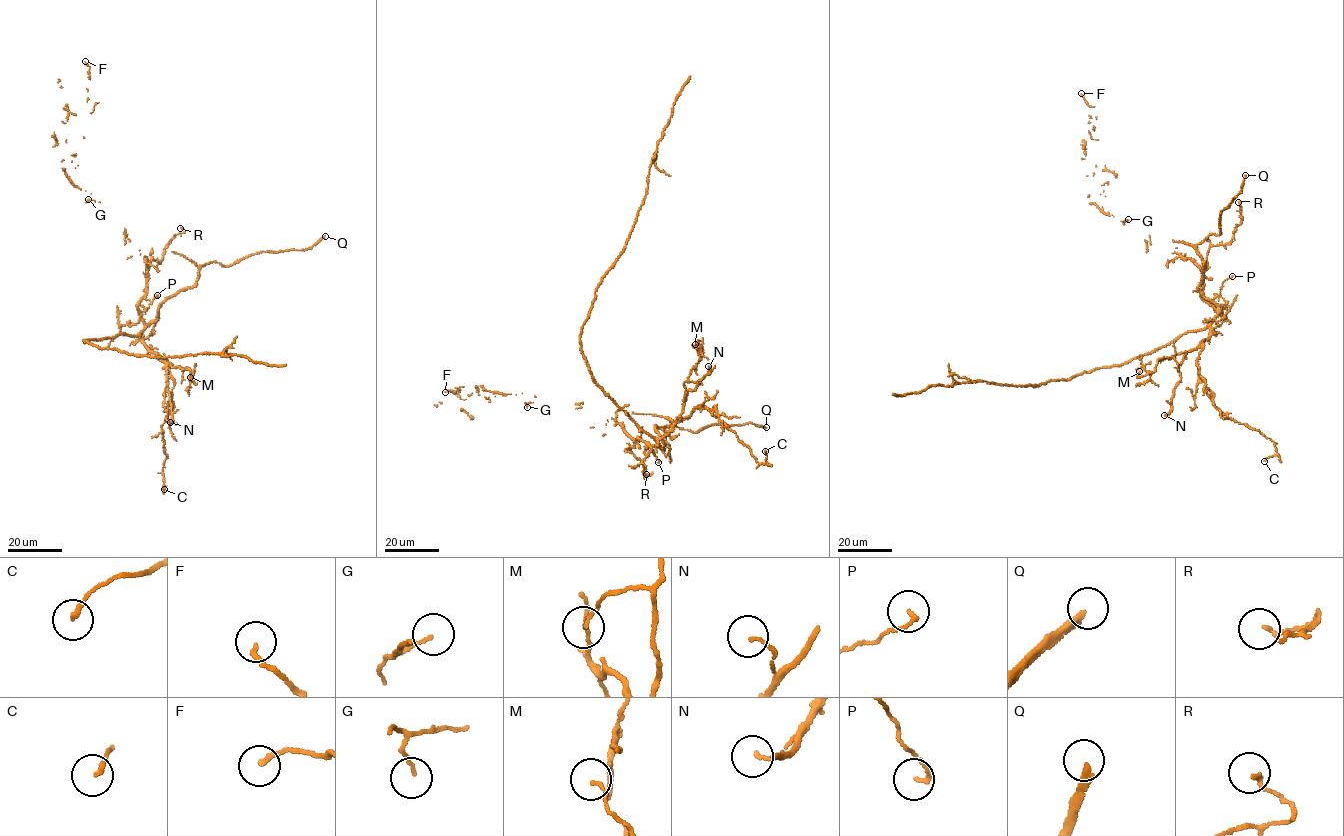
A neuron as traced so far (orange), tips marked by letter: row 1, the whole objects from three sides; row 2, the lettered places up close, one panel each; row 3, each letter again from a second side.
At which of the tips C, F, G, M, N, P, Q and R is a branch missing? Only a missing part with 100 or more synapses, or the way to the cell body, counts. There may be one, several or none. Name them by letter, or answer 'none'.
Q

